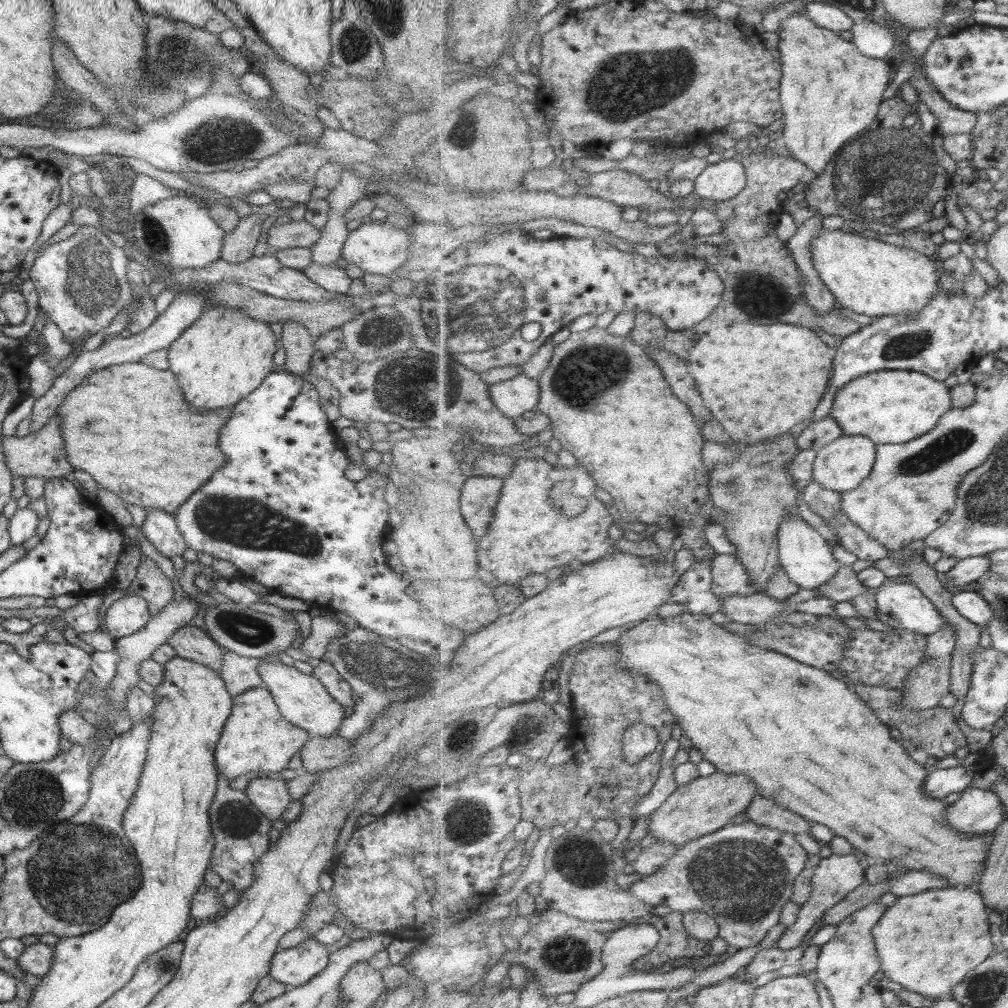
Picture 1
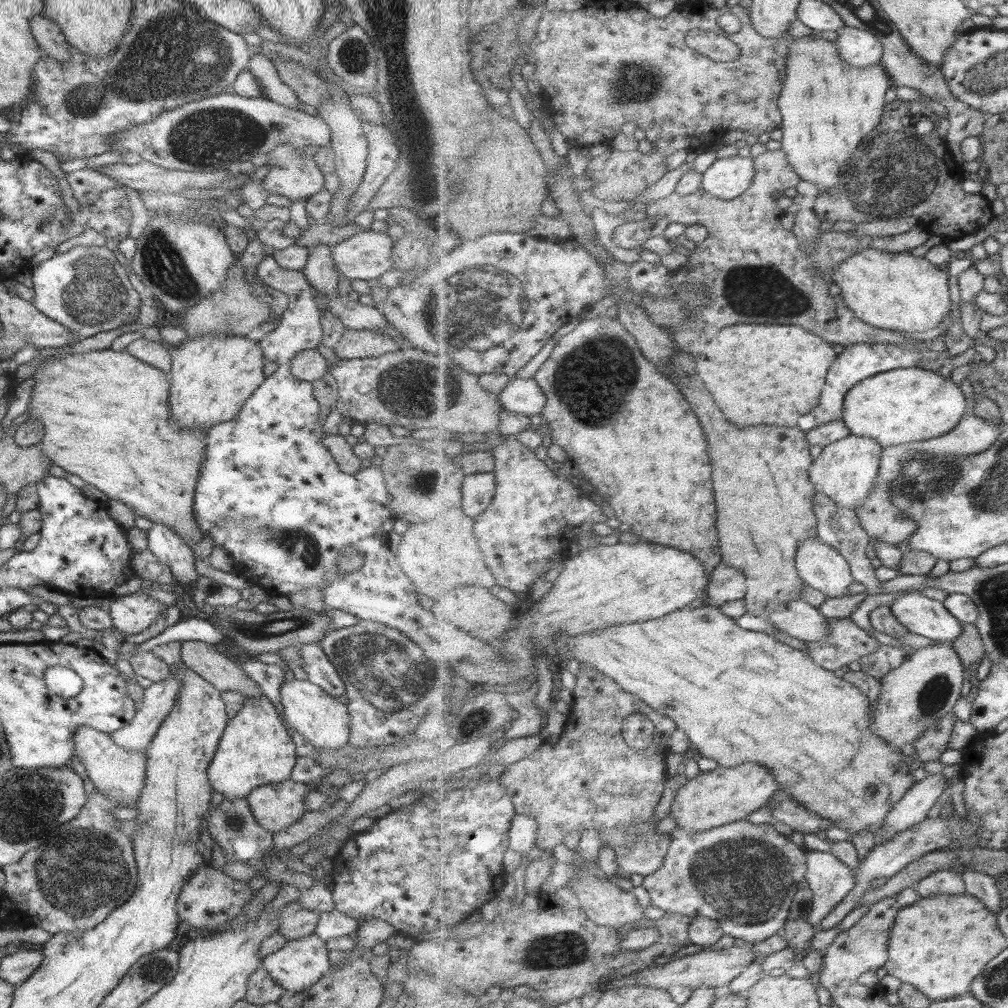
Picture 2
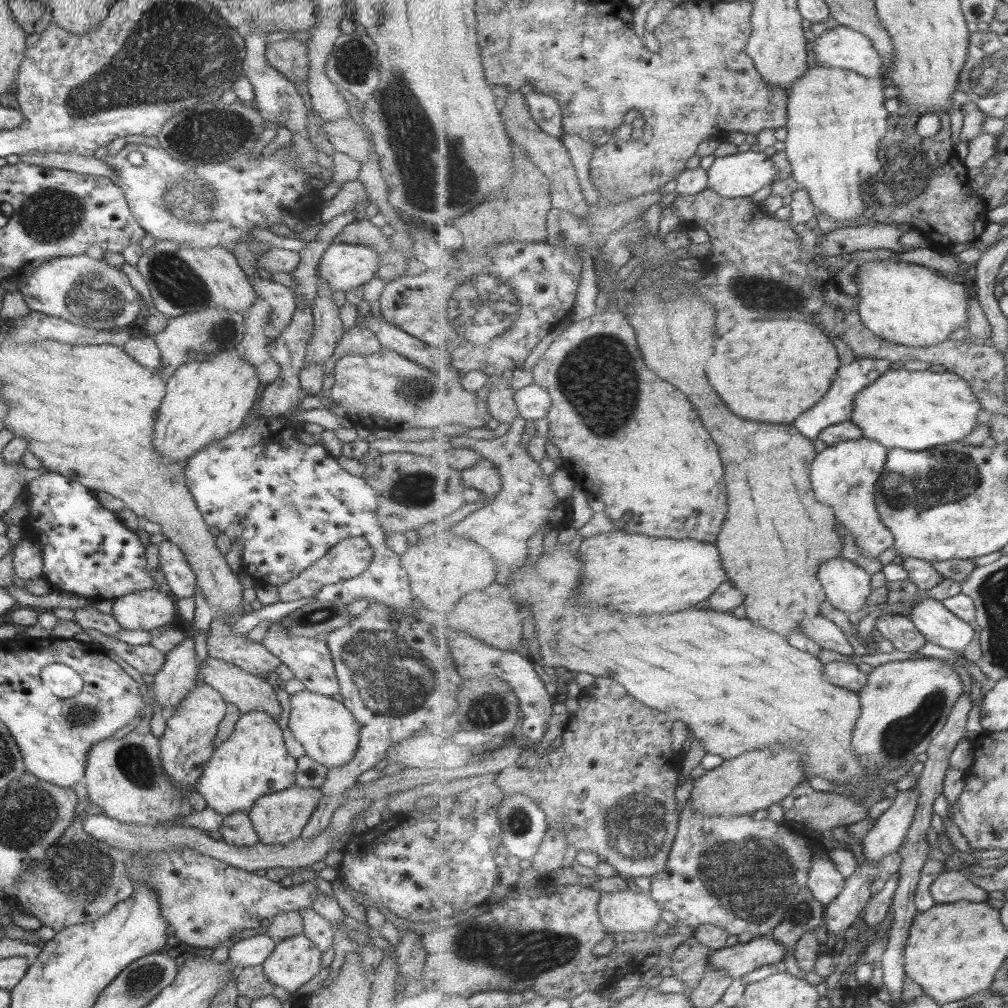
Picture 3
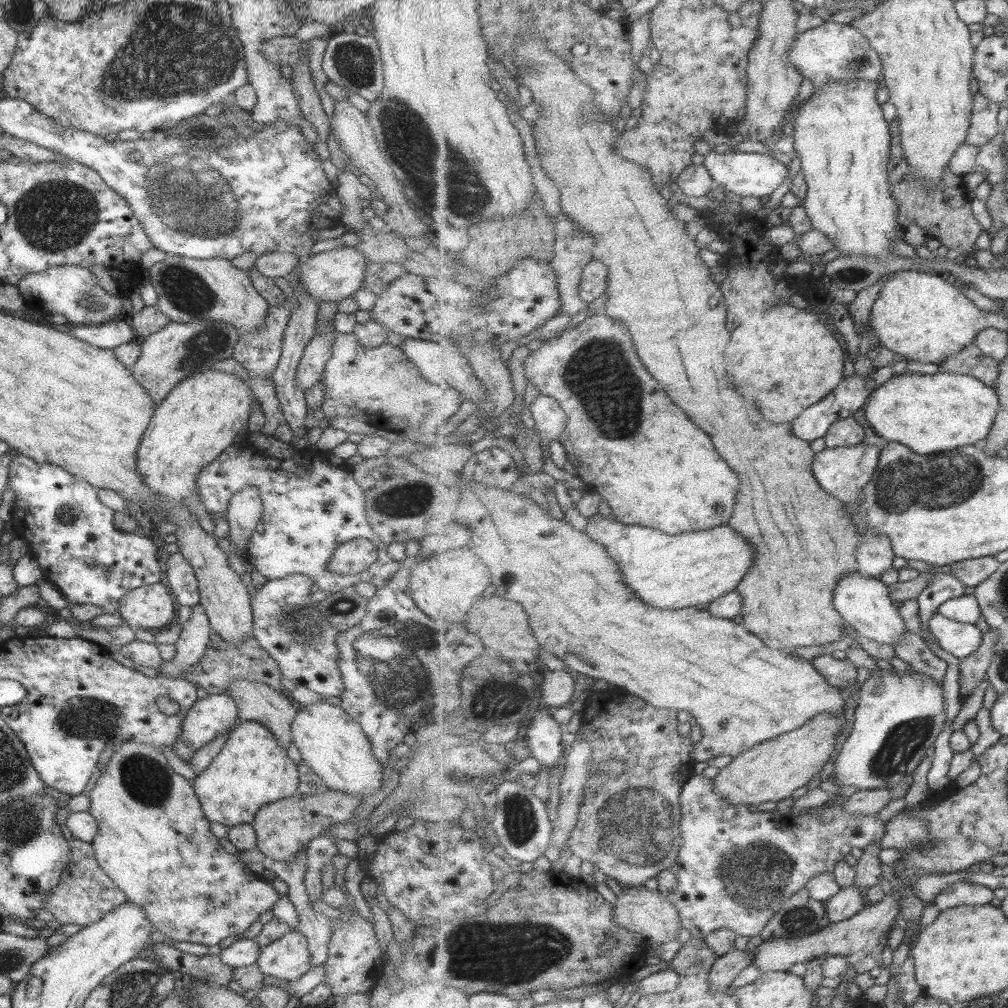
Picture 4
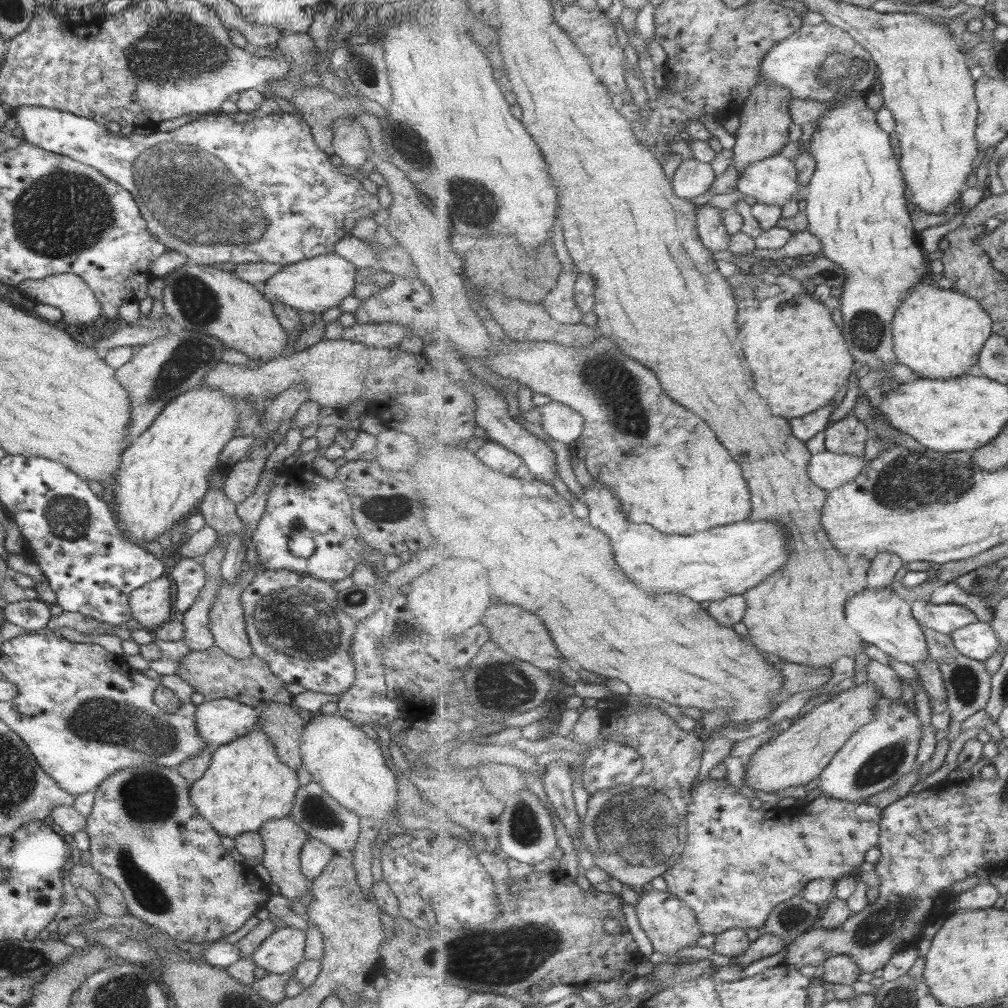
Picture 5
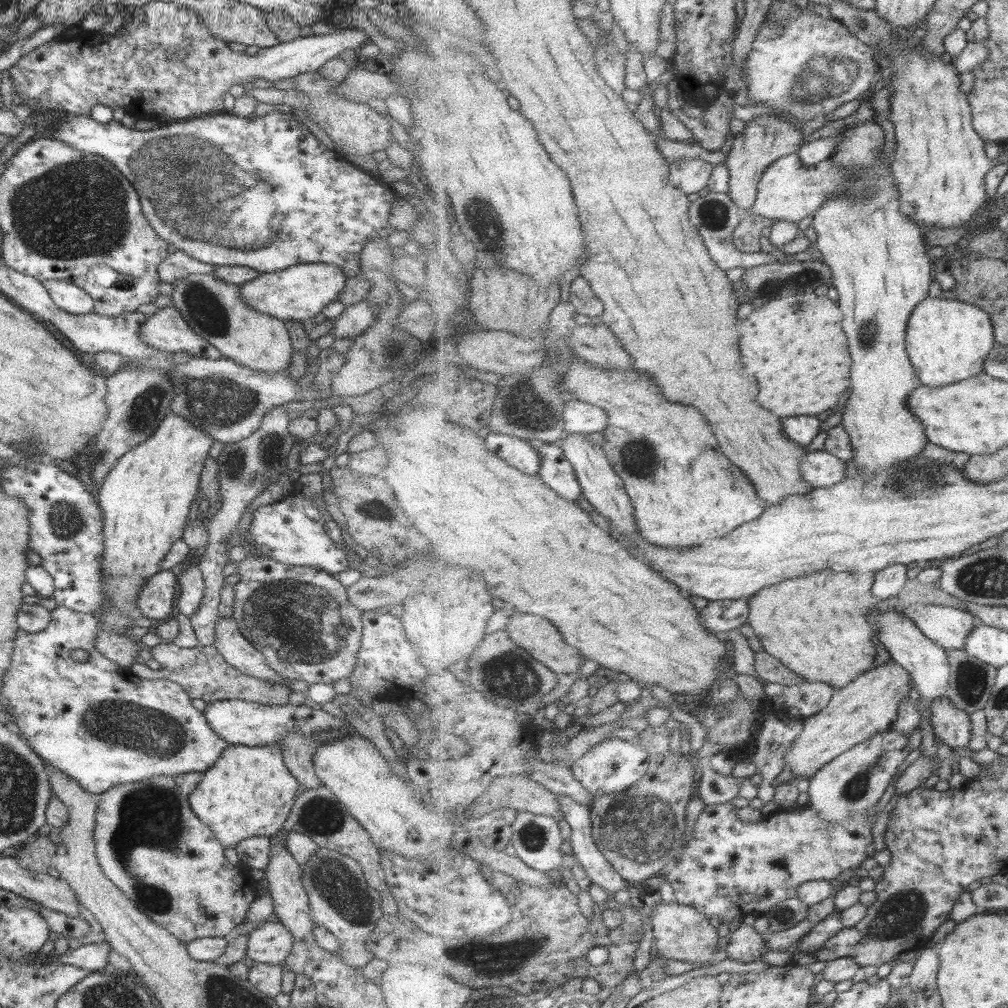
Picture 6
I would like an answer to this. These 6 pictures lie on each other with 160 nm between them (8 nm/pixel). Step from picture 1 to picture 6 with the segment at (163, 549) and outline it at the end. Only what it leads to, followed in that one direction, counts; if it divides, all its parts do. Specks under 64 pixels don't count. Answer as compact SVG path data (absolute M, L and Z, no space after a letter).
M188 567L176 576L179 584L179 598L177 598L177 612L188 617L200 605L203 598L203 581L198 567Z

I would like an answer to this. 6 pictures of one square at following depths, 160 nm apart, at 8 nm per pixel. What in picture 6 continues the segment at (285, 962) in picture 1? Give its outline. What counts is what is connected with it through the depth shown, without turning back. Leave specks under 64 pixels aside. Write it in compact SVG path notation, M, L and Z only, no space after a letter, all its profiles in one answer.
M263 922L247 934L246 955L254 963L280 965L289 957L292 934L279 922Z

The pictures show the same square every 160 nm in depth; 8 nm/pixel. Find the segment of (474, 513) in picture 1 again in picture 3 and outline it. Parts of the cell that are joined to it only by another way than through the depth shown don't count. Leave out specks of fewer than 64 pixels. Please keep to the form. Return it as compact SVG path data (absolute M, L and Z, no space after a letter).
M484 456L479 464L462 471L462 484L468 507L469 502L477 502L483 498L497 496L503 488L503 477L499 469Z

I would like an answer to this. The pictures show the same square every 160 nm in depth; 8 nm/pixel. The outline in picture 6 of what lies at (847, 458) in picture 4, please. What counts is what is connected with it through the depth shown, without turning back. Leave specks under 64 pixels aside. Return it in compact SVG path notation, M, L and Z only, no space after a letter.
M825 449L807 452L799 470L814 488L829 488L847 478L847 464L834 453Z

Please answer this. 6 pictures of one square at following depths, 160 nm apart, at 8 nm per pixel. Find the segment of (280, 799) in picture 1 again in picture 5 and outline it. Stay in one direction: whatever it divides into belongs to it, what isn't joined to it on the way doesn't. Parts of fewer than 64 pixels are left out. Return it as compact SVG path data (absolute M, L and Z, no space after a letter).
M279 817L279 820L267 820L256 834L261 838L263 844L263 856L260 862L267 870L271 878L270 883L277 886L279 895L286 899L299 899L308 890L309 882L300 872L300 851L309 838L303 830L299 830L293 822L293 817Z

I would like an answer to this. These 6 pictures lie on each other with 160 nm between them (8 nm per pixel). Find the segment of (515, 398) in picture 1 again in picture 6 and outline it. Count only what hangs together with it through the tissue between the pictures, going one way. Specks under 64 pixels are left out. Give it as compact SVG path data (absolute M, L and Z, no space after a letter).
M573 399L563 412L563 421L570 434L591 434L602 432L609 426L609 415L605 409Z

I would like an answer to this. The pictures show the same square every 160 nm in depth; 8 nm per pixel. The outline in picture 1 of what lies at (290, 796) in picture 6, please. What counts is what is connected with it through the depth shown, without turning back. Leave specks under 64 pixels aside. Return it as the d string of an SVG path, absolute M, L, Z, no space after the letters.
M253 687L232 698L231 712L225 720L223 730L214 746L216 772L230 781L242 774L250 772L279 772L286 768L289 758L307 742L309 734L306 730L287 722L278 711L270 692L264 687Z

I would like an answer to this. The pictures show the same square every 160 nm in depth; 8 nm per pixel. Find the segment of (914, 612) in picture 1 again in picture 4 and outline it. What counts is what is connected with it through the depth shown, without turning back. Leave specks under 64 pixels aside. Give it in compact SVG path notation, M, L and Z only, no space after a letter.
M936 611L928 626L938 644L955 657L973 655L982 646L985 633L975 624L949 620Z

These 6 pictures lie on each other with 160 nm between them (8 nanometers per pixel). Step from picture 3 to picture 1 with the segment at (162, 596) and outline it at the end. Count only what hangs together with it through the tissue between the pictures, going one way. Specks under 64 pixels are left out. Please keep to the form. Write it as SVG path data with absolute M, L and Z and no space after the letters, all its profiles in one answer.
M128 593L106 609L105 630L118 639L142 629L151 618L145 600Z

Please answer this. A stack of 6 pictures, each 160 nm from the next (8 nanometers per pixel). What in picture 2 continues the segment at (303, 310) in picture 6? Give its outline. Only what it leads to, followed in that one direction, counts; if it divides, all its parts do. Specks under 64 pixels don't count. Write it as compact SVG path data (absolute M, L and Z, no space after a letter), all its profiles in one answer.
M370 228L356 232L341 242L331 245L331 256L339 274L348 280L375 281L391 269L391 247L394 241L385 232L374 232Z

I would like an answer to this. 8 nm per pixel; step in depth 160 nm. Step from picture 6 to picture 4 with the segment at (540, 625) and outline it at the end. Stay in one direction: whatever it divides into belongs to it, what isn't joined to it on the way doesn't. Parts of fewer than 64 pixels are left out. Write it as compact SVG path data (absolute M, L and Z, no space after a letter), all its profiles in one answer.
M501 596L479 598L463 622L465 622L465 628L469 632L481 632L479 636L481 636L483 644L487 648L493 648L495 652L499 652L502 657L505 656L505 660L518 664L519 662L526 664L539 661L541 645L533 636L533 630L529 626L529 616L521 604L505 600Z

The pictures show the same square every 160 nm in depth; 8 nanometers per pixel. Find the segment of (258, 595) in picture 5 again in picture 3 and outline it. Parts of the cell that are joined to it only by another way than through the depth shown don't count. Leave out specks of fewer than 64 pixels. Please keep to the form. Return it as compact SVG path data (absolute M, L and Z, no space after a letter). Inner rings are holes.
M359 536L347 537L334 544L319 560L312 562L303 572L300 572L289 582L277 587L279 602L299 600L299 598L316 598L324 587L351 578L357 578L372 562L371 547ZM272 622L267 628L261 644L281 663L285 664L289 673L298 678L305 690L323 696L333 696L339 692L339 685L334 673L332 658L322 636L305 638L301 636L289 636L279 622Z

